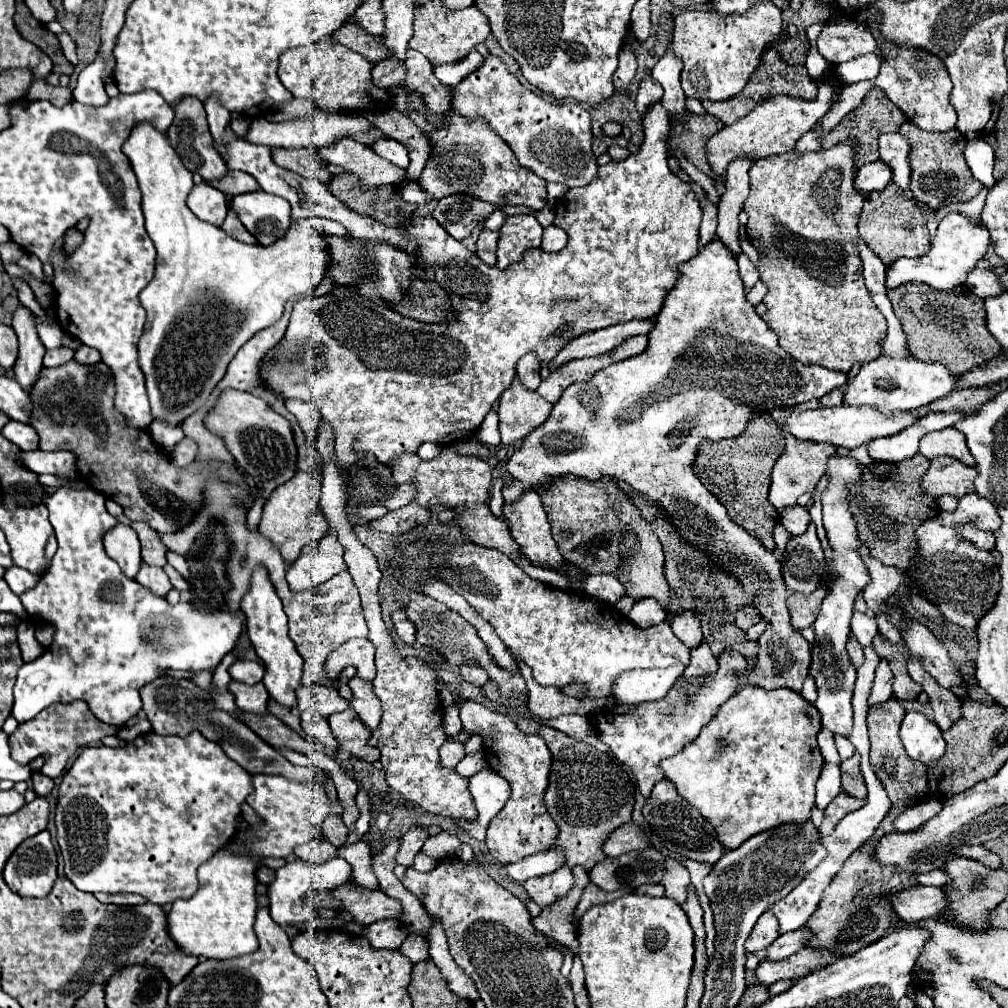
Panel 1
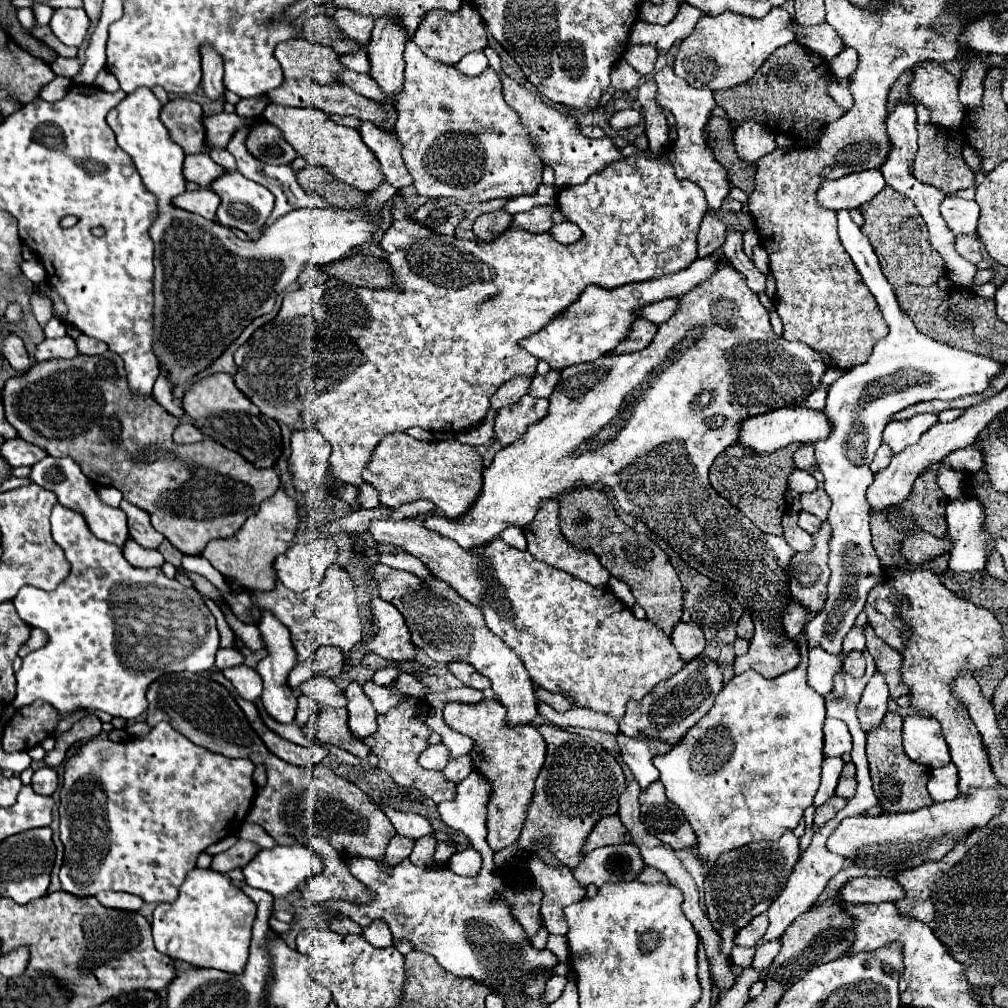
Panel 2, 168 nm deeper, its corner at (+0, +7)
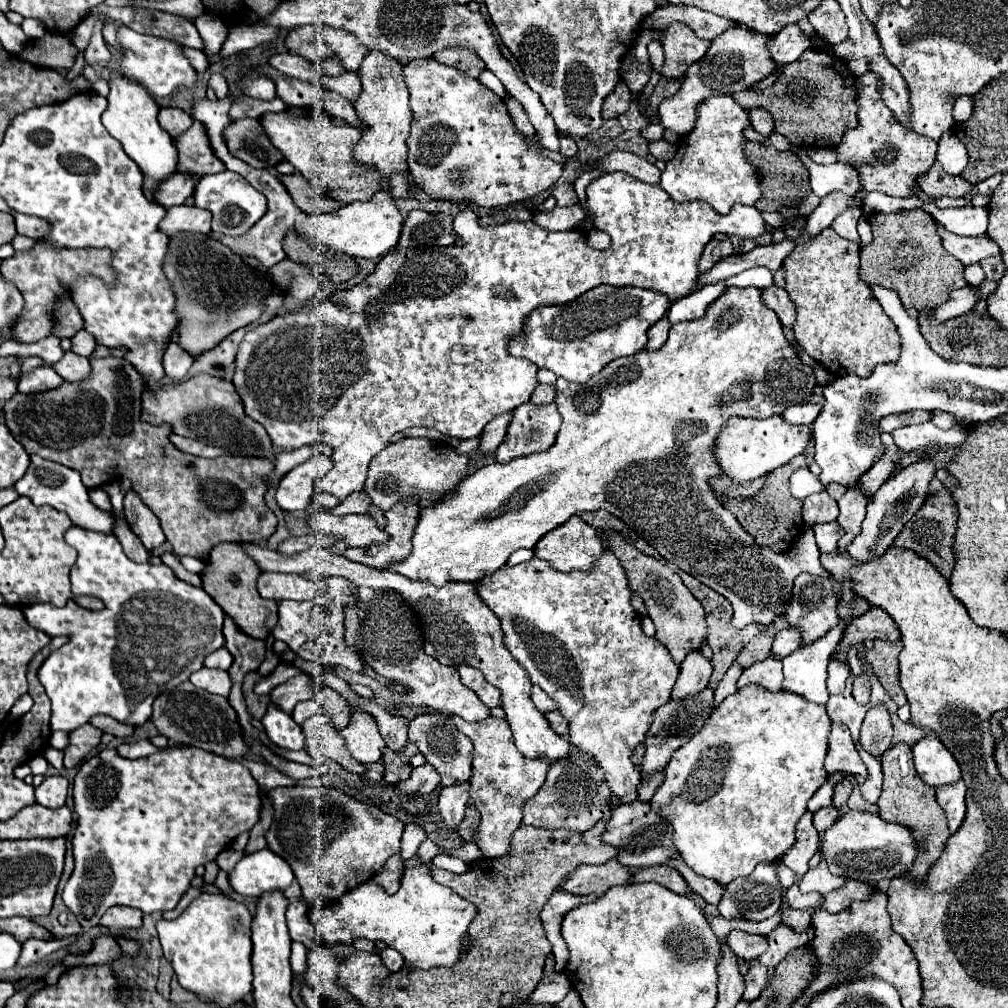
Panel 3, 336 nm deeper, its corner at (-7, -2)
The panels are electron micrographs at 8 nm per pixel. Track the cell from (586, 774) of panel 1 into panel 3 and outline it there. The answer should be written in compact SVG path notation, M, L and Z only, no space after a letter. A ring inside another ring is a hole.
M573 750L567 760L557 760L551 764L545 784L523 806L523 824L547 830L565 828L573 832L587 832L587 828L613 814L611 800L613 792L603 780L603 770L585 752Z

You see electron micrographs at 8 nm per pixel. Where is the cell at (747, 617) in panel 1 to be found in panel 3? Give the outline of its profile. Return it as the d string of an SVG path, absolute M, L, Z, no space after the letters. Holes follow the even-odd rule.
M759 632L743 650L741 654L737 656L737 662L743 666L743 668L749 668L753 662L759 662L763 658L767 658L771 654L771 644L773 644L773 638L767 634L767 632Z

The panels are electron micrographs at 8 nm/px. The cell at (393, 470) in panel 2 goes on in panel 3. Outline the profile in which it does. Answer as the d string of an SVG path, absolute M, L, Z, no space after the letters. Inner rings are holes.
M403 438L399 442L383 448L369 464L369 476L365 482L365 492L371 496L373 504L383 512L393 508L397 502L421 502L419 506L431 506L441 502L447 494L455 492L461 480L467 476L469 456L457 454L445 442L433 442L425 438ZM443 444L443 446L441 446ZM431 492L431 500L417 500Z

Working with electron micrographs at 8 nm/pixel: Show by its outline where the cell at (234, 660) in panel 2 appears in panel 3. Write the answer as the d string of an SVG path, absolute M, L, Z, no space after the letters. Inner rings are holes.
M219 648L213 652L209 658L205 658L205 666L209 668L219 668L219 670L229 670L233 664L233 656L227 652L227 648Z

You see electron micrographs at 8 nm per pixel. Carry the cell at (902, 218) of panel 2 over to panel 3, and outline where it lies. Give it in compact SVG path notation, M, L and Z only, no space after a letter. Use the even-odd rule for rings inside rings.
M897 210L891 214L875 212L867 216L873 228L873 242L861 248L861 278L871 284L881 284L899 294L907 310L921 310L925 306L939 306L949 300L949 294L963 288L963 264L955 260L941 244L935 220L929 212Z

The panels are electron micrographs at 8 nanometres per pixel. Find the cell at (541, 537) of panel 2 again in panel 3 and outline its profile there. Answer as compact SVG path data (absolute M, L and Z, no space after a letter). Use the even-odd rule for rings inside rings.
M575 514L559 528L547 532L533 552L537 558L547 560L559 572L585 572L595 566L595 558L599 558L605 548L597 536L597 530Z

